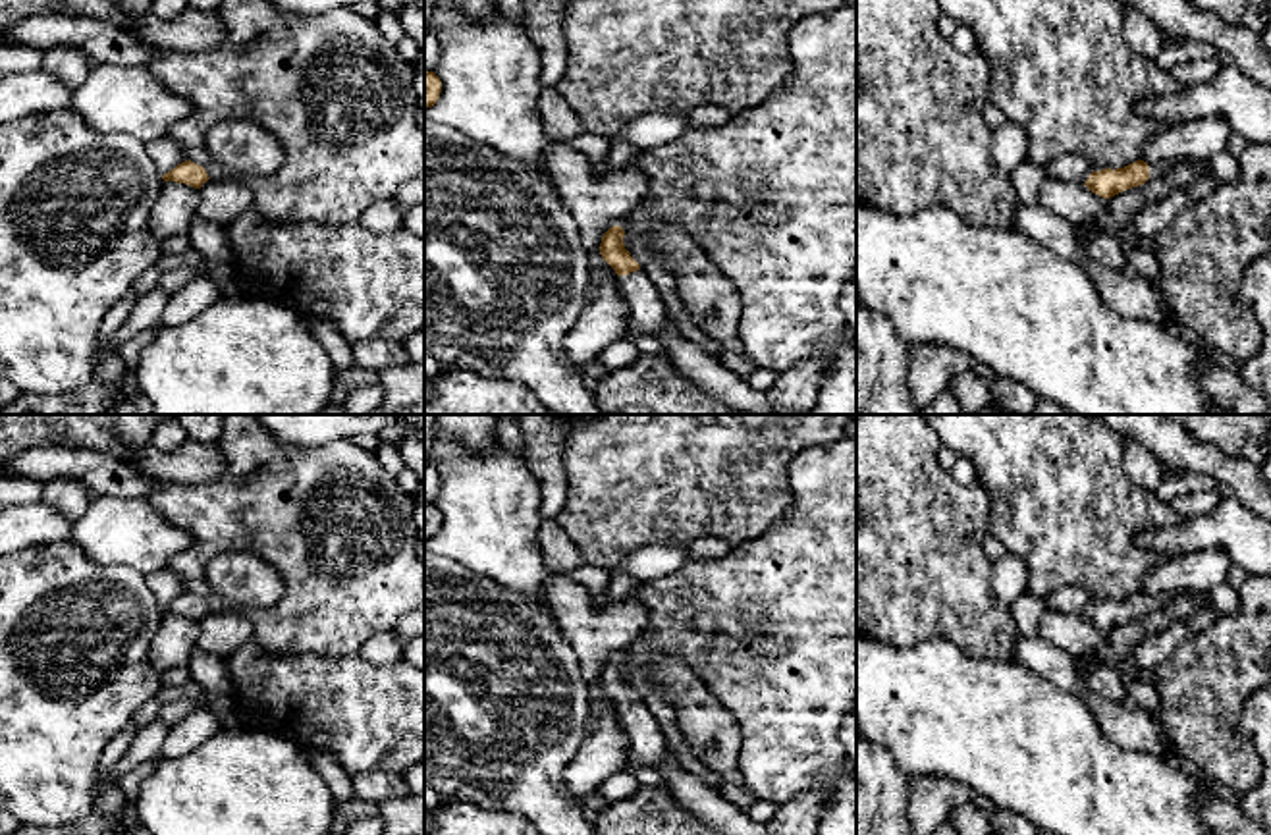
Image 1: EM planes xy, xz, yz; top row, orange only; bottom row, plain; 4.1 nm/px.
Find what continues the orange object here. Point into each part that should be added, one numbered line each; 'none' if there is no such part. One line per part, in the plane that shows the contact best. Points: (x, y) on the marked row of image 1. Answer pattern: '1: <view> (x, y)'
1: xz (647, 313)

